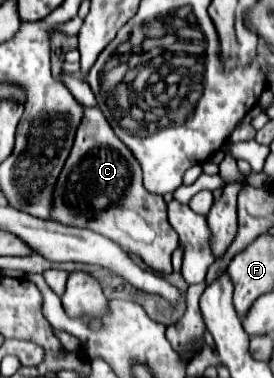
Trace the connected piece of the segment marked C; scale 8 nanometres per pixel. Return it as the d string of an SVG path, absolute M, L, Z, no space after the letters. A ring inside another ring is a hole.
M86 109L84 119L82 119L76 139L74 139L74 147L58 177L60 179L52 193L52 211L50 211L52 221L58 221L68 227L96 231L96 233L112 239L114 243L118 243L124 251L138 255L152 271L162 273L162 275L172 273L170 255L178 247L178 235L166 219L166 201L162 195L154 195L144 189L138 159L116 137L116 133L112 131L110 123L106 121L106 117L102 115L100 109Z

